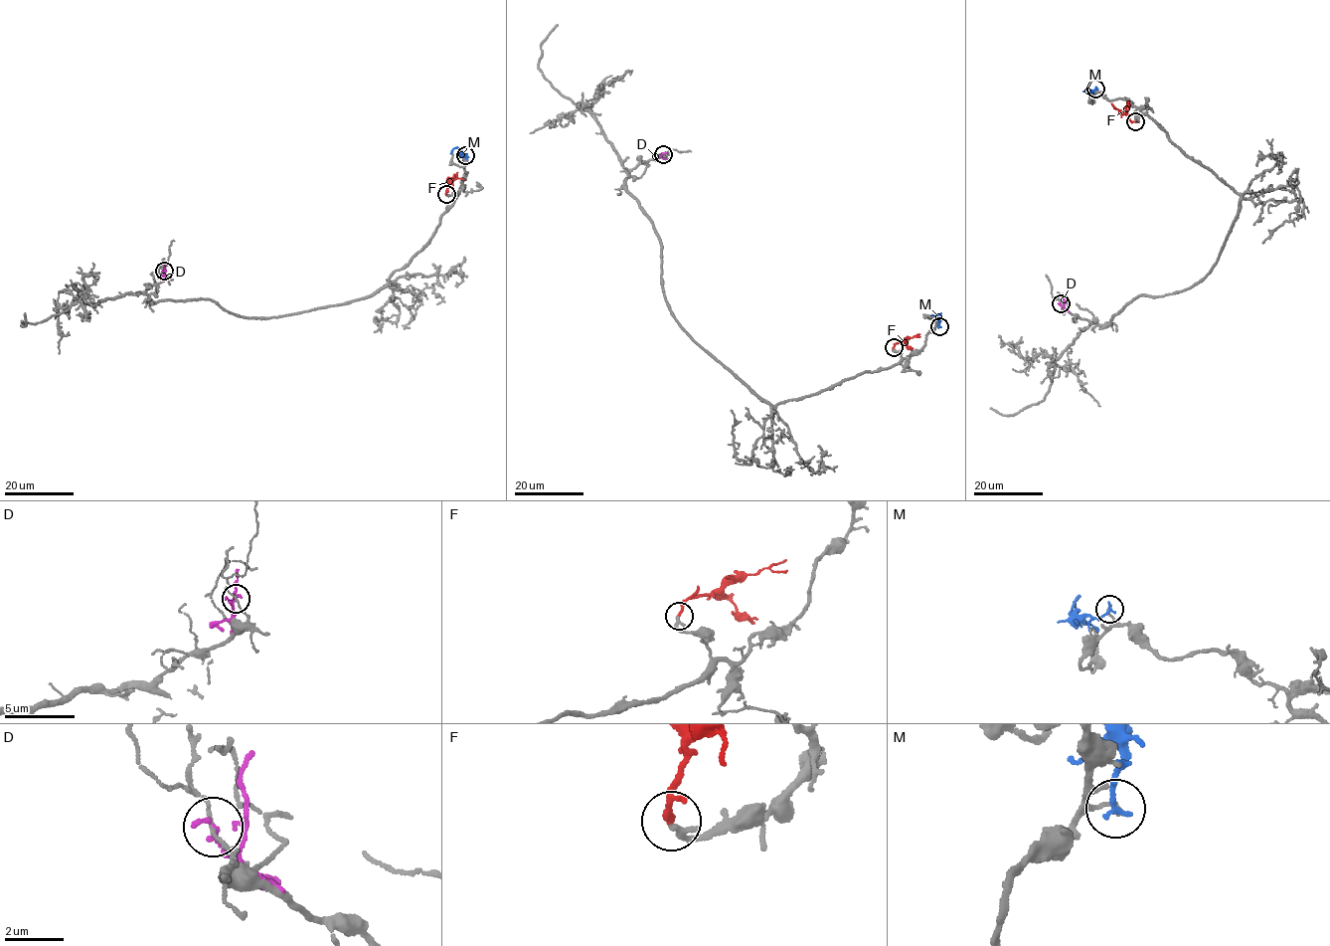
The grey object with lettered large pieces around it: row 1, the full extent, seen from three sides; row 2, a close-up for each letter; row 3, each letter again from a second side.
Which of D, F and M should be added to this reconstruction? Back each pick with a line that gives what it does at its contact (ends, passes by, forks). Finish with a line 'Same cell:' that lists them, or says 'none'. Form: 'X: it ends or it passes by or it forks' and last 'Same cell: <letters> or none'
Same cell: none

